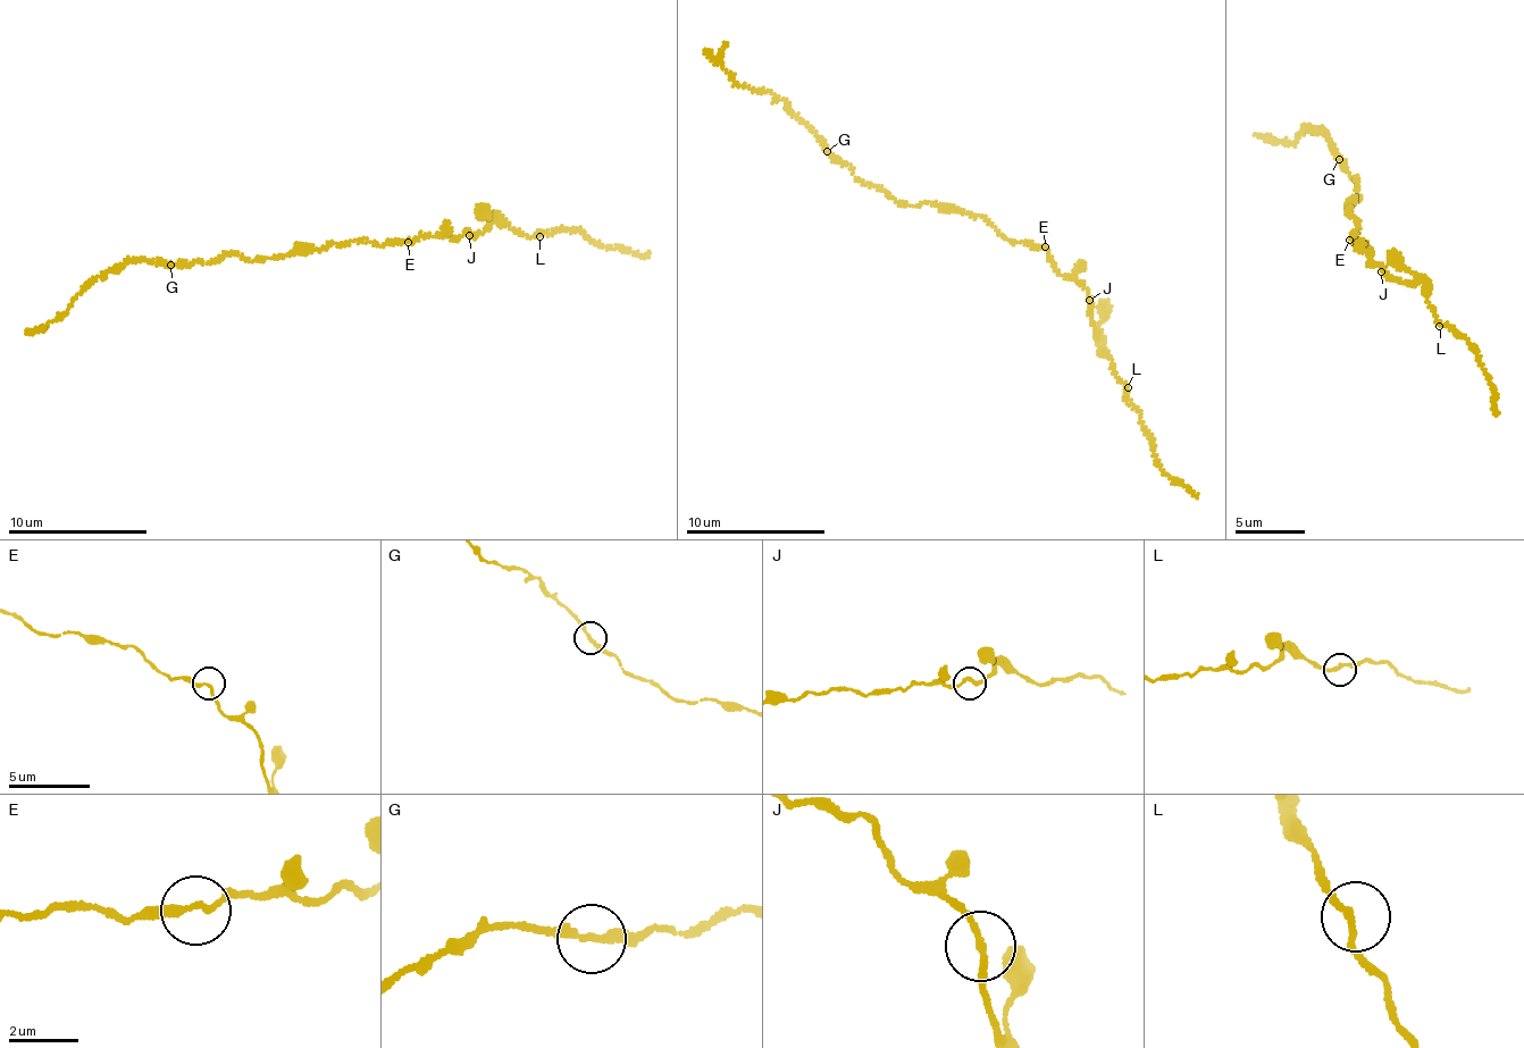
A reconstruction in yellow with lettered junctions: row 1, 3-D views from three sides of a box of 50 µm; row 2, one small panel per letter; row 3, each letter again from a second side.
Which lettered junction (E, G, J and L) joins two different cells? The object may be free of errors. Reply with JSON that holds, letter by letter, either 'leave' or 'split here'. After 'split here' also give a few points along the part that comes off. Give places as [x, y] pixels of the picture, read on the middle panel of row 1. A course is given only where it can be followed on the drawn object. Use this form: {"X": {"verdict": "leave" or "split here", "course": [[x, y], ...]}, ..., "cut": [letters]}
{"E": {"verdict": "leave"}, "G": {"verdict": "leave"}, "J": {"verdict": "leave"}, "L": {"verdict": "leave"}, "cut": []}

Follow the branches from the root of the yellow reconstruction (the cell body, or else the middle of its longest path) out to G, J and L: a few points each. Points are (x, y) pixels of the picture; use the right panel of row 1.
G: (1354, 216), (1349, 206), (1346, 209), (1361, 195), (1358, 182), (1338, 159)
J: (1354, 216), (1358, 227), (1351, 240), (1368, 248), (1368, 260), (1381, 271)
L: (1354, 216), (1358, 227), (1351, 240), (1368, 248), (1368, 260), (1386, 267), (1390, 277), (1420, 283), (1439, 326)

